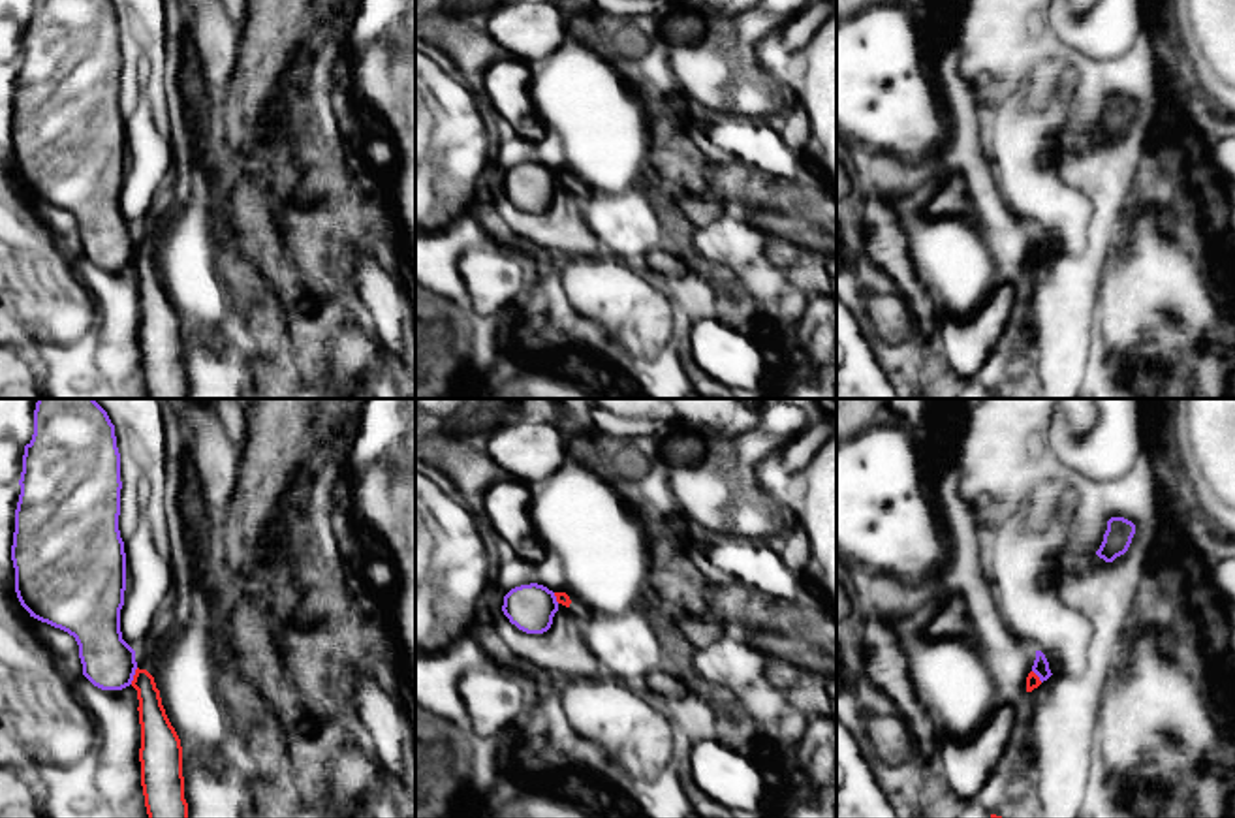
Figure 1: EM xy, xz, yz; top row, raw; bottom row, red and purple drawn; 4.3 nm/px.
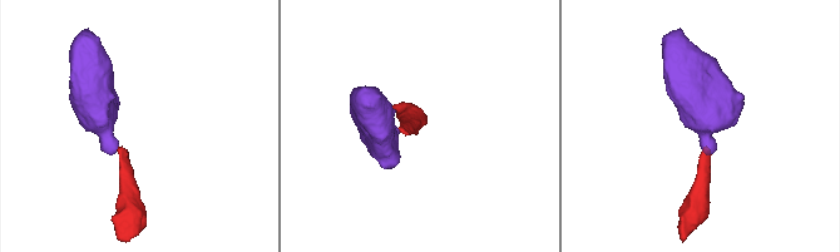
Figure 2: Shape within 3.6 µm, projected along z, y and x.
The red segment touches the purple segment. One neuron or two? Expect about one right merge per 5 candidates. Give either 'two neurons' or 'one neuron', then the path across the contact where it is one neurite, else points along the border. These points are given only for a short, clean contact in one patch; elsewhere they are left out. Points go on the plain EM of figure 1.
two neurons | along xy (138, 247), (130, 262)

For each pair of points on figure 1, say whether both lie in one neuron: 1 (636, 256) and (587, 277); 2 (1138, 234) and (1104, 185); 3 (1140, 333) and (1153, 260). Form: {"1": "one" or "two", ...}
{"1": "two", "2": "two", "3": "one"}

